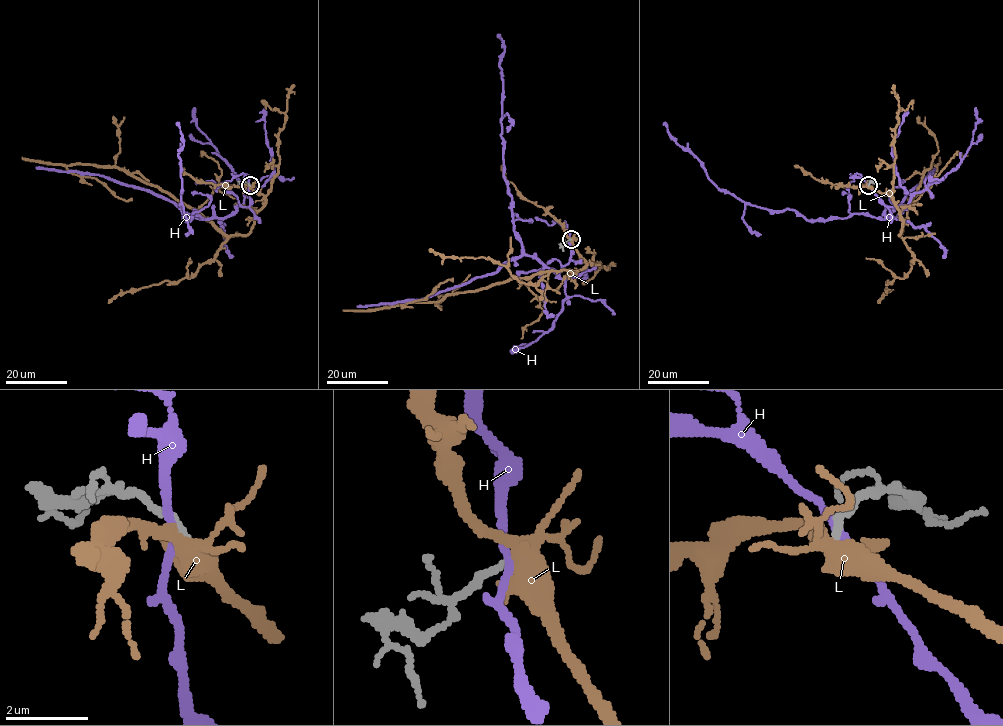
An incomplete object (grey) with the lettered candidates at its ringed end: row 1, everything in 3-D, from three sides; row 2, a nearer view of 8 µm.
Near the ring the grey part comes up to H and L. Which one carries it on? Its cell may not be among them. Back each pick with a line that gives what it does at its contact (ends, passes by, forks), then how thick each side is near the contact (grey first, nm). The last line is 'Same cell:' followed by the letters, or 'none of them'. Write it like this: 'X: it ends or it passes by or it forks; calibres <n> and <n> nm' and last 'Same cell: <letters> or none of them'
Same cell: none of them

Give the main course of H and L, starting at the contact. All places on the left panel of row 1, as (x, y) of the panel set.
H: (249, 184), (249, 206), (237, 206), (224, 217), (193, 213), (184, 220), (178, 153), (184, 141), (177, 122)
L: (249, 186), (265, 198), (253, 227), (244, 235), (222, 234), (197, 210), (117, 167), (67, 166), (132, 199)

